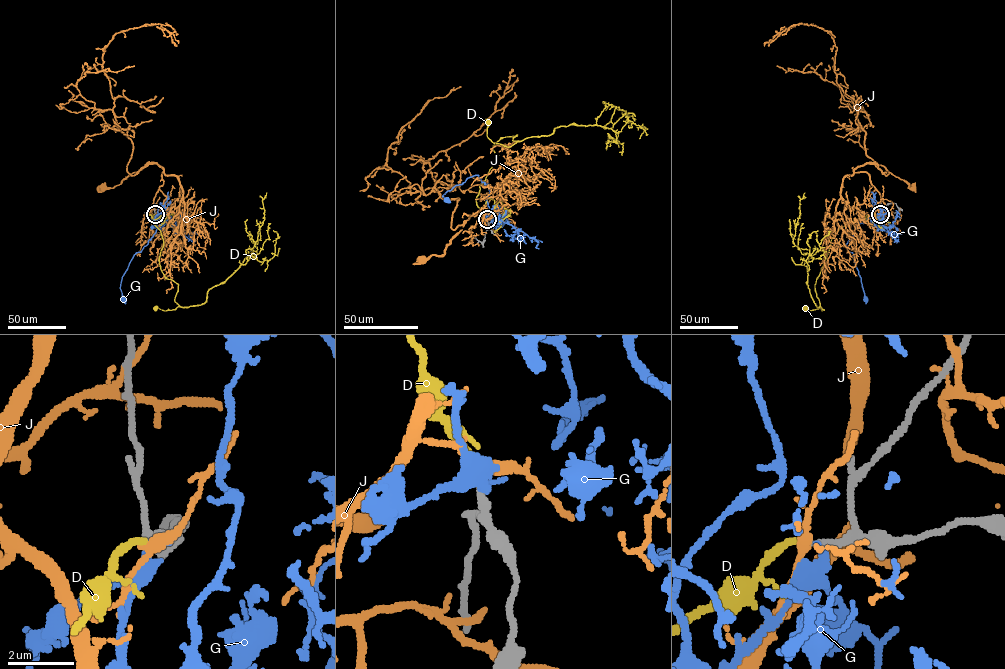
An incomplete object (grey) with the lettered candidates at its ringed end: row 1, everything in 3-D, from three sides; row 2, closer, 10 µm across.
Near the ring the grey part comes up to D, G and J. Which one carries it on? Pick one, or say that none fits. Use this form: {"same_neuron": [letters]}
{"same_neuron": ["D"]}

